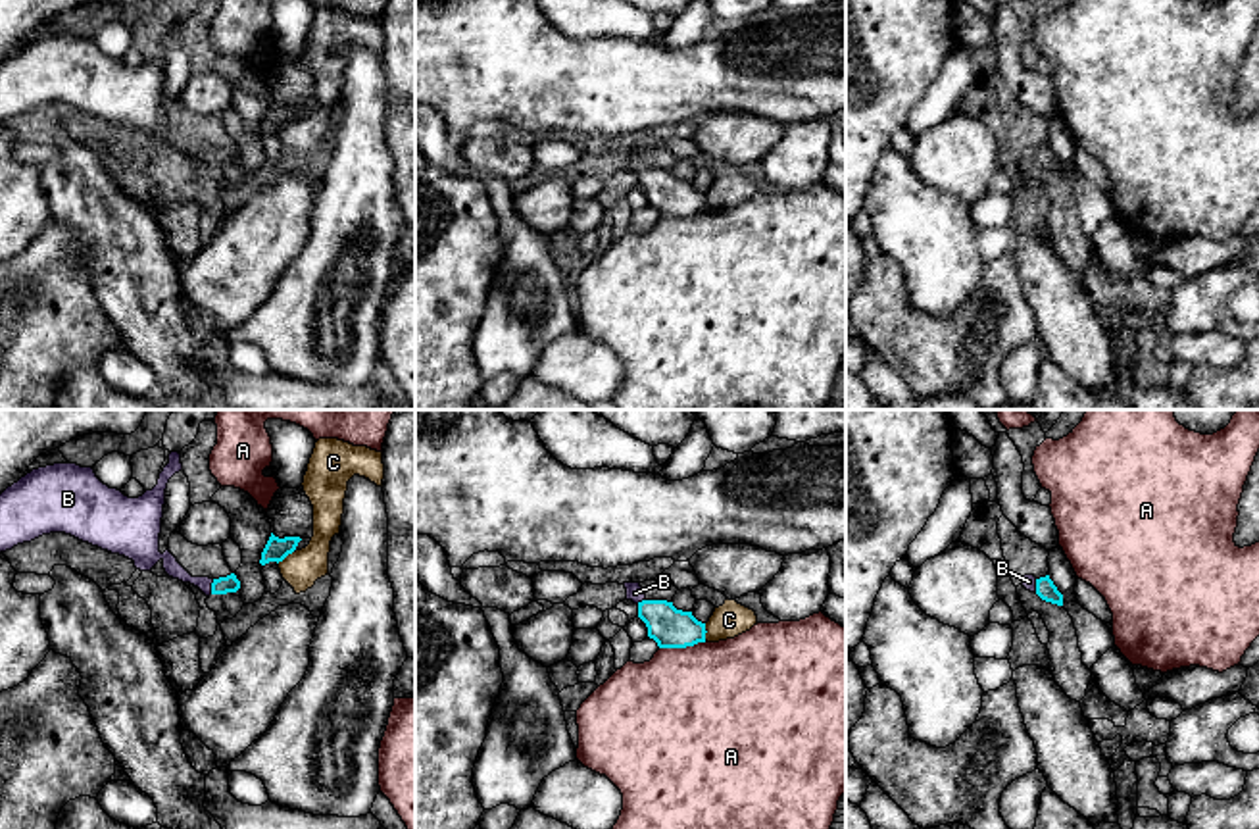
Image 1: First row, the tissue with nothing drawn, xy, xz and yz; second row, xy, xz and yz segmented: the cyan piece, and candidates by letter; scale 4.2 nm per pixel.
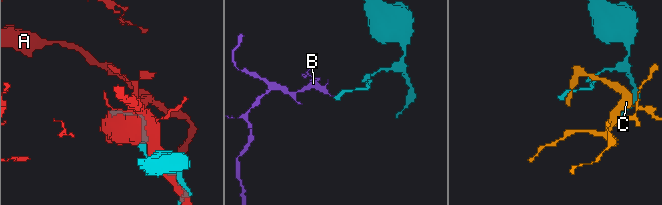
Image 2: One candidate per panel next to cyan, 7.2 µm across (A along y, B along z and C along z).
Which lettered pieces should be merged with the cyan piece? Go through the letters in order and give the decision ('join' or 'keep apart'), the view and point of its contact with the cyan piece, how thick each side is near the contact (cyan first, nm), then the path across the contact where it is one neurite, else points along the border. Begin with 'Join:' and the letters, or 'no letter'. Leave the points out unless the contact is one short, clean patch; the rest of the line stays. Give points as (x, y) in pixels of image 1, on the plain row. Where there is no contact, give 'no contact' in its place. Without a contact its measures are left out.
Join: B
A: keep apart; contact xz (683, 216); calibres 170 and 500 nm
B: join; contact xy (212, 156); calibres 70 and 70 nm; way xy (229, 152), (212, 156), (185, 147), (172, 135)
C: keep apart; contact xz (706, 200); calibres 170 and 140 nm

